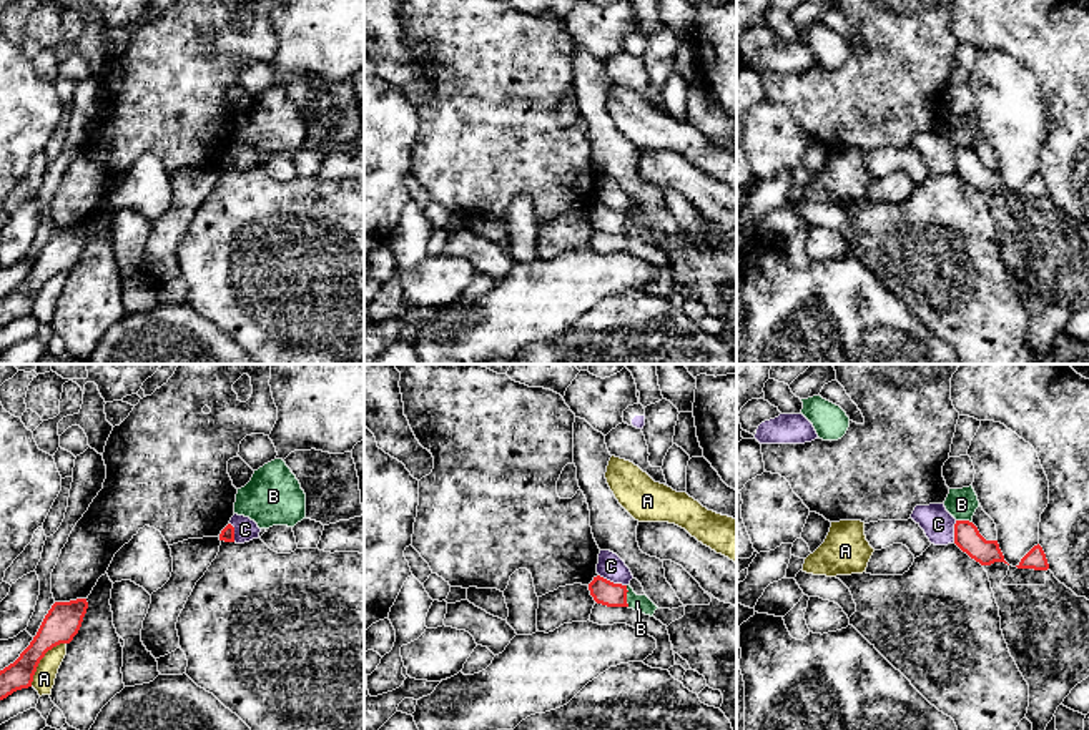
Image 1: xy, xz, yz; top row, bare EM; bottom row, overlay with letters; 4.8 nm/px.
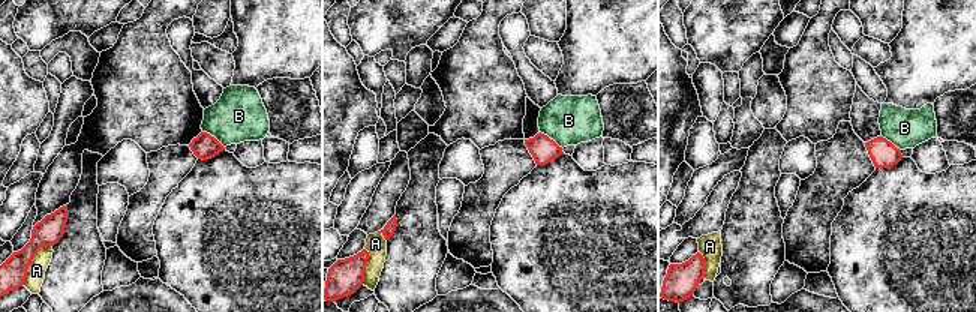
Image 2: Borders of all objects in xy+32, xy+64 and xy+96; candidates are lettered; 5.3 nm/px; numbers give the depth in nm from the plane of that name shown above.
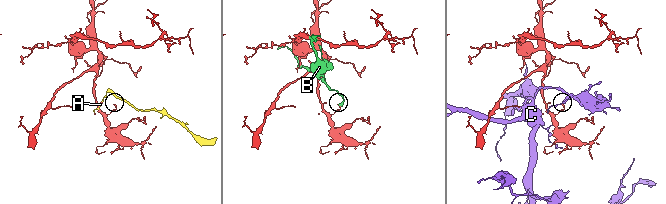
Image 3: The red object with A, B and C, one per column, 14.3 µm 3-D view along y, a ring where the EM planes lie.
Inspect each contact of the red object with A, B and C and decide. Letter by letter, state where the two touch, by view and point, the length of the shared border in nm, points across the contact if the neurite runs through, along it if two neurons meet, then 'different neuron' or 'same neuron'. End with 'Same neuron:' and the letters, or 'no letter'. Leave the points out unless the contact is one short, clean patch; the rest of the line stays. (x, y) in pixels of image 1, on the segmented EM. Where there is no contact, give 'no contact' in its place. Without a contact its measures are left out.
A: contact xy (40, 659); length 280 nm; different neuron
B: contact xz (625, 596); length 110 nm; border xz (625, 586), (629, 606); different neuron
C: contact xz (612, 582); length 150 nm; border xz (599, 574), (625, 586); different neuron
Same neuron: no letter

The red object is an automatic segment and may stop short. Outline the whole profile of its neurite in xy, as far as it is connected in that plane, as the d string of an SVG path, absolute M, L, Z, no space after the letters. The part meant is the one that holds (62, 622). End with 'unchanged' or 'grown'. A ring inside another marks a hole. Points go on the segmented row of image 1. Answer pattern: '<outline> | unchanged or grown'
M86 599L55 602L52 605L30 645L13 663L0 670L0 700L17 690L32 687L40 660L53 647L73 640L81 627L86 609Z | unchanged

